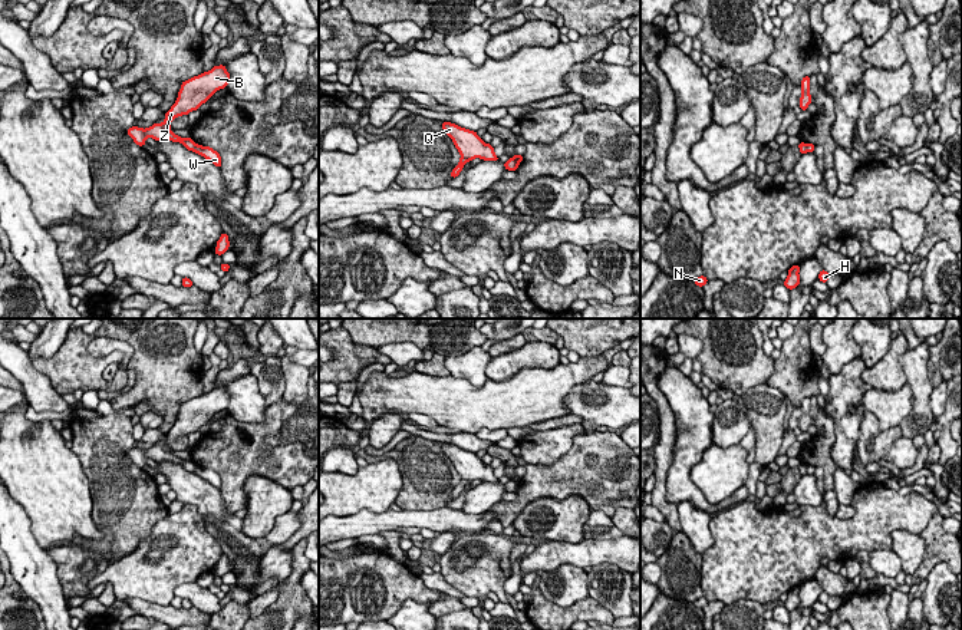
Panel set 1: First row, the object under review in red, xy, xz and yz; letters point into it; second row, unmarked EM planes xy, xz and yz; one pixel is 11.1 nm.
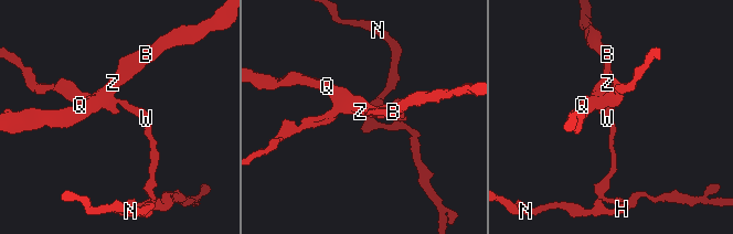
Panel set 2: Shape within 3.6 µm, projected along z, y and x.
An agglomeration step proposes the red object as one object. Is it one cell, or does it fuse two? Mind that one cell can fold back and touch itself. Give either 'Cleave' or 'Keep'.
Cleave

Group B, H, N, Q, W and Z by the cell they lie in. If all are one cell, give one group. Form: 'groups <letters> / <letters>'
groups B Q Z / H N W

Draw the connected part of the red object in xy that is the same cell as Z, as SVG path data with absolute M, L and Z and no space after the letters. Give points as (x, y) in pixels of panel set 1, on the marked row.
M224 65L214 66L211 70L194 76L181 83L181 90L171 109L165 113L162 123L155 122L152 126L142 129L138 126L128 128L128 135L139 146L144 146L146 138L154 138L157 142L171 139L172 142L181 142L188 151L195 152L197 144L192 138L181 138L171 131L169 123L181 116L197 111L200 105L208 102L208 99L220 89L227 88L230 82L230 73Z

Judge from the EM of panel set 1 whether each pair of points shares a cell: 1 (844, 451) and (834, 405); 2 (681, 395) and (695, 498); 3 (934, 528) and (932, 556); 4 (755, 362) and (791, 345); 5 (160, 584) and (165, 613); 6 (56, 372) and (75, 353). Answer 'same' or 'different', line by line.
1: same
2: same
3: same
4: different
5: different
6: same

